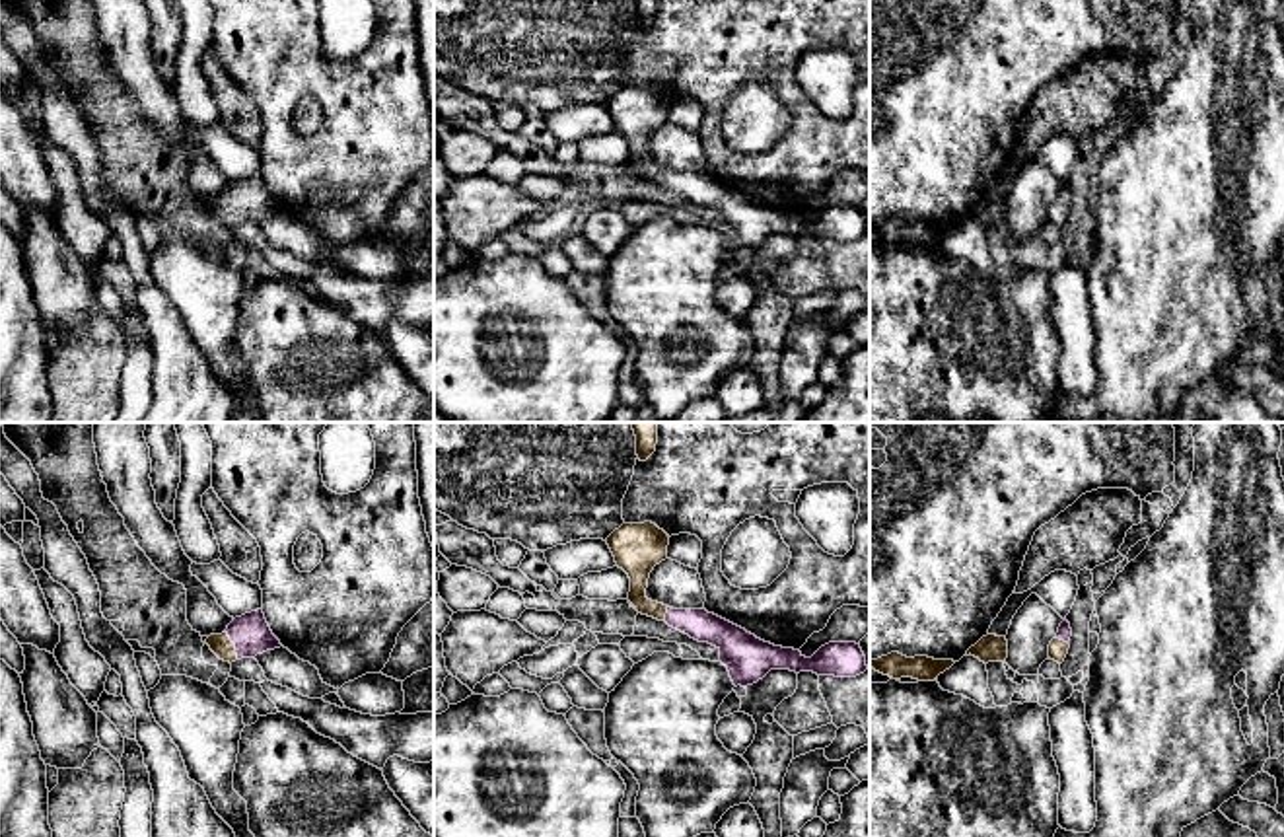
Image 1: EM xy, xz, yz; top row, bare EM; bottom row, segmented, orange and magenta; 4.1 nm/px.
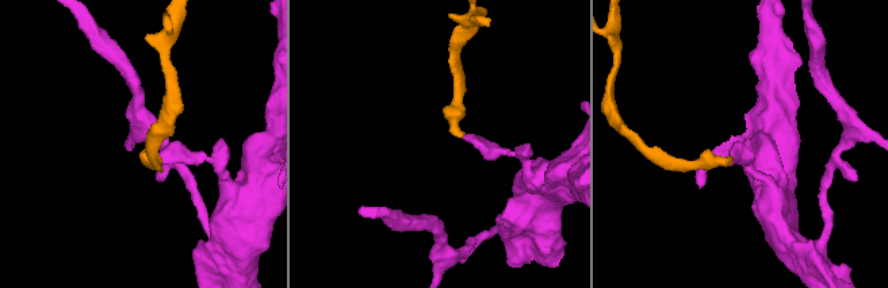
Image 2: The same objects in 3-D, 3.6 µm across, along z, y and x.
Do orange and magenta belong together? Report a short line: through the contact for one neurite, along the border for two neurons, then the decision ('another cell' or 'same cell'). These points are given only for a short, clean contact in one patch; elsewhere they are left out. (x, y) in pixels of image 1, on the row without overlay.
xy (220, 209), (234, 209), (251, 199) | same cell

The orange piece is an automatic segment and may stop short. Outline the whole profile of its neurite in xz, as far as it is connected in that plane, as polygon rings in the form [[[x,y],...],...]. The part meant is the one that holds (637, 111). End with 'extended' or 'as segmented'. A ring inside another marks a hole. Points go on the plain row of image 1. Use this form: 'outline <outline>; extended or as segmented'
outline [[[652,86],[623,88],[607,101],[619,132],[630,142],[628,165],[638,177],[665,185],[669,191],[720,214],[733,249],[753,249],[770,234],[813,236],[817,239],[856,241],[868,234],[856,206],[829,206],[811,222],[800,214],[774,210],[706,173],[673,173],[646,162],[648,142],[667,123],[669,99]]]; extended

